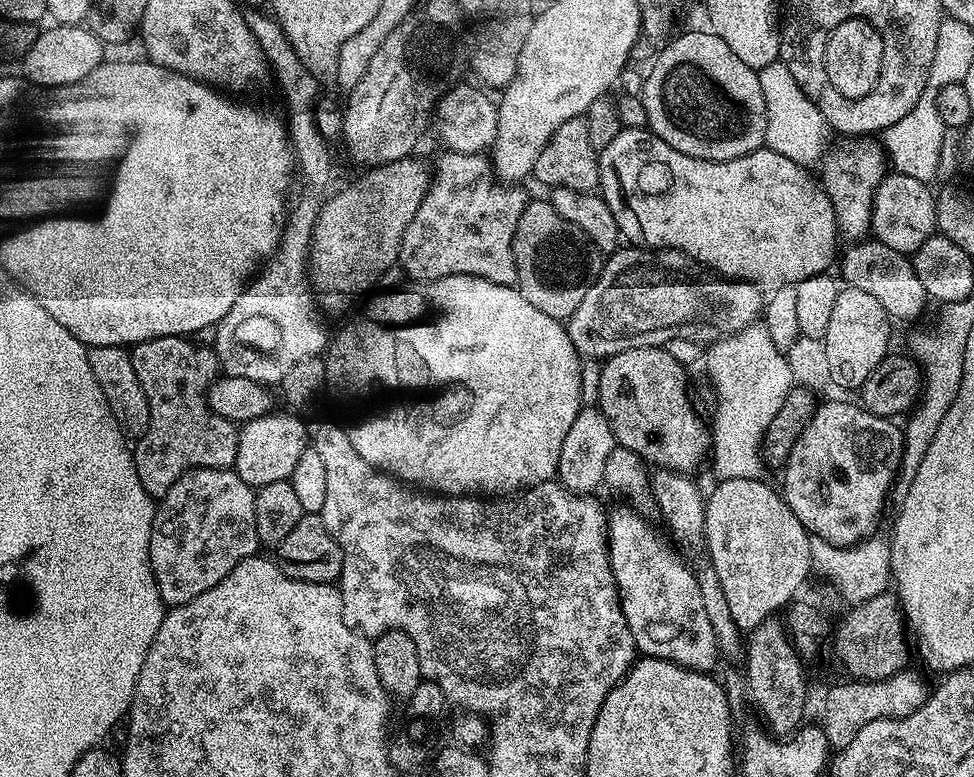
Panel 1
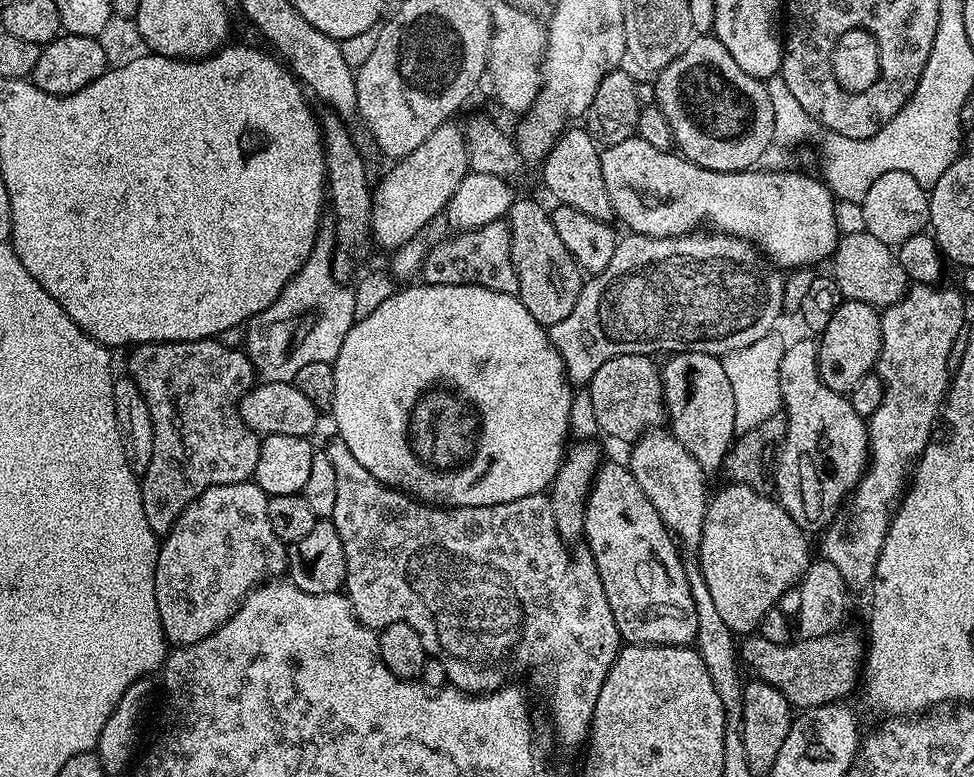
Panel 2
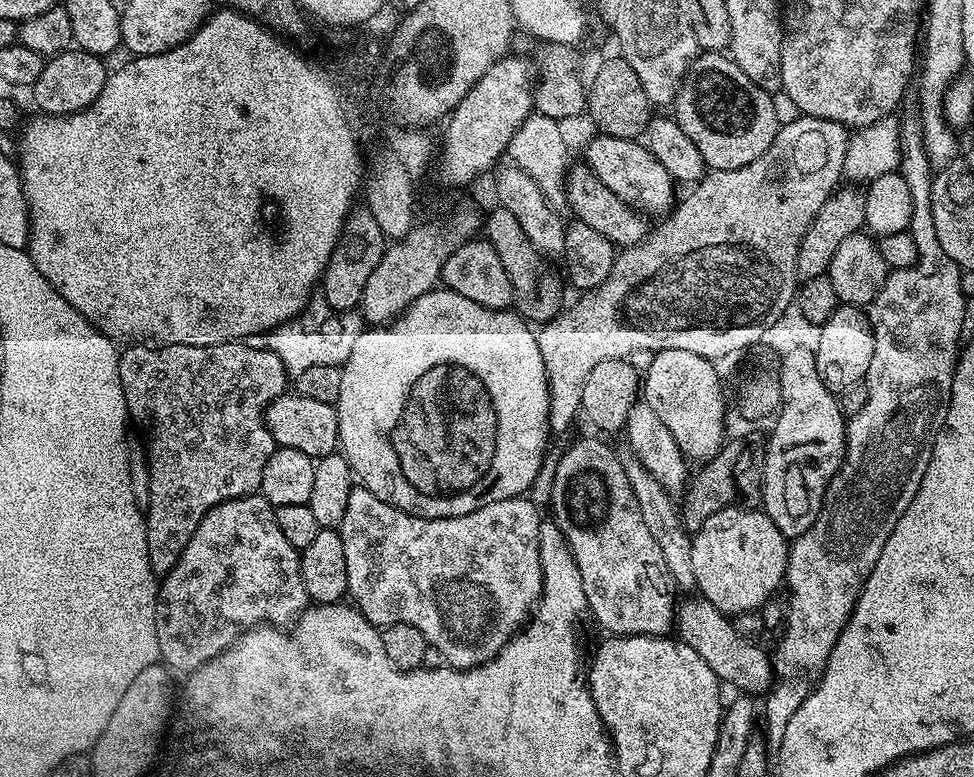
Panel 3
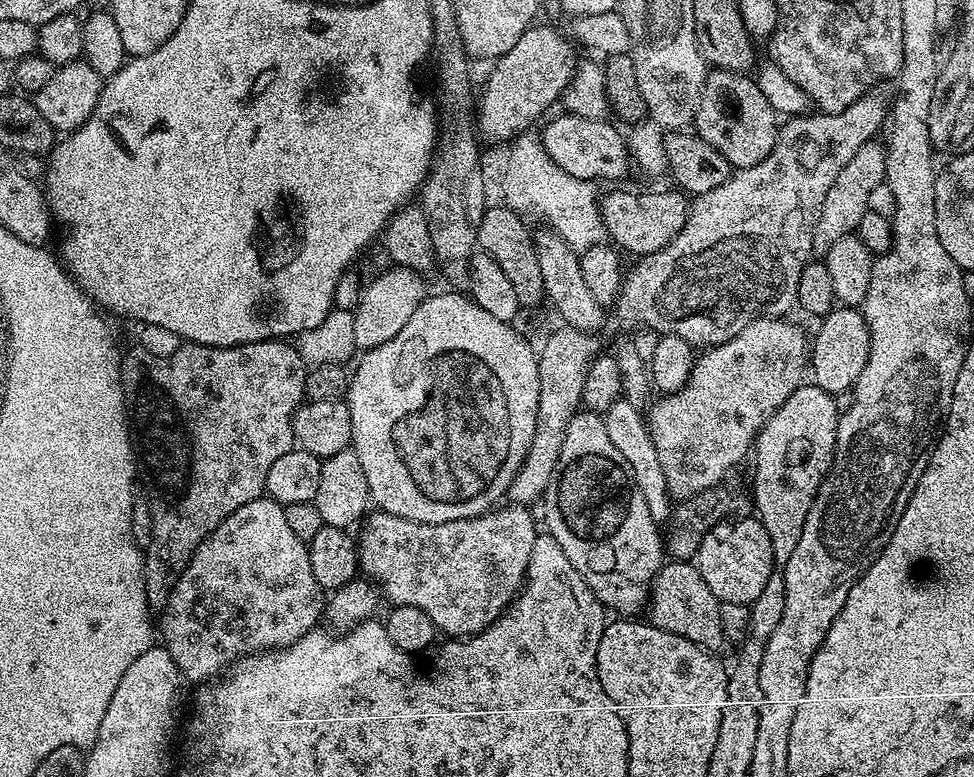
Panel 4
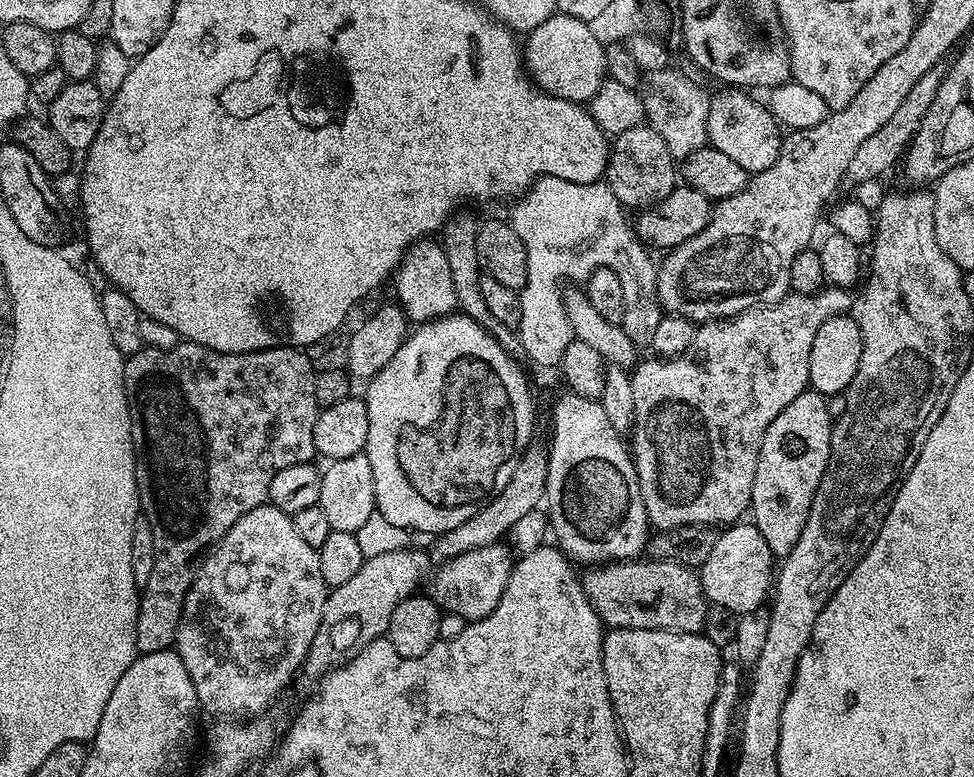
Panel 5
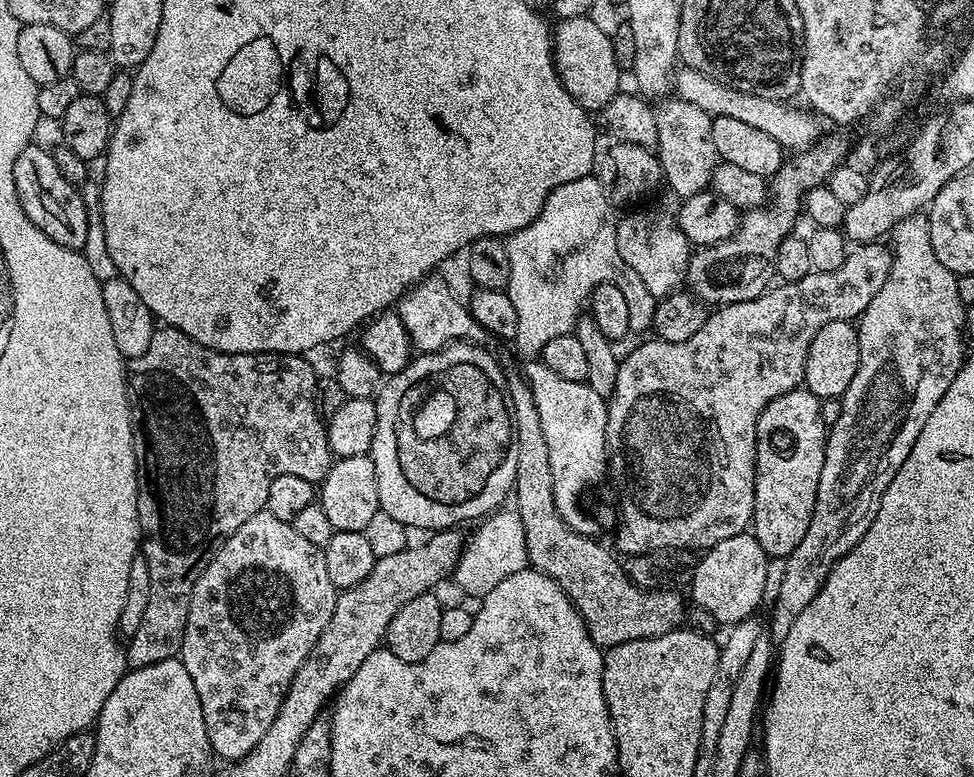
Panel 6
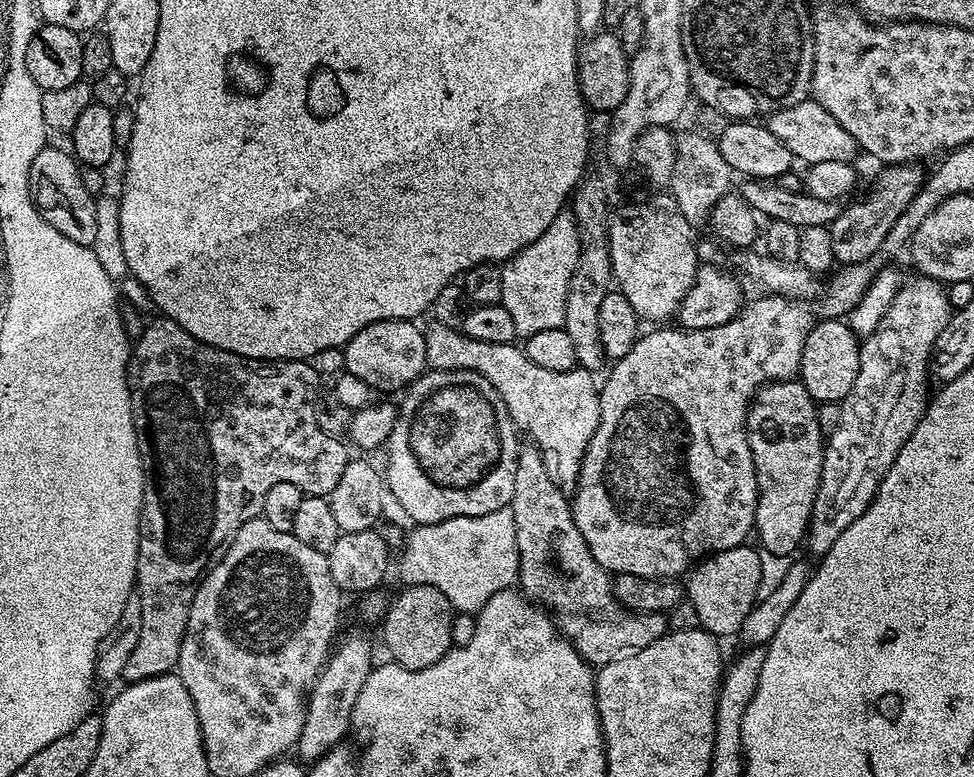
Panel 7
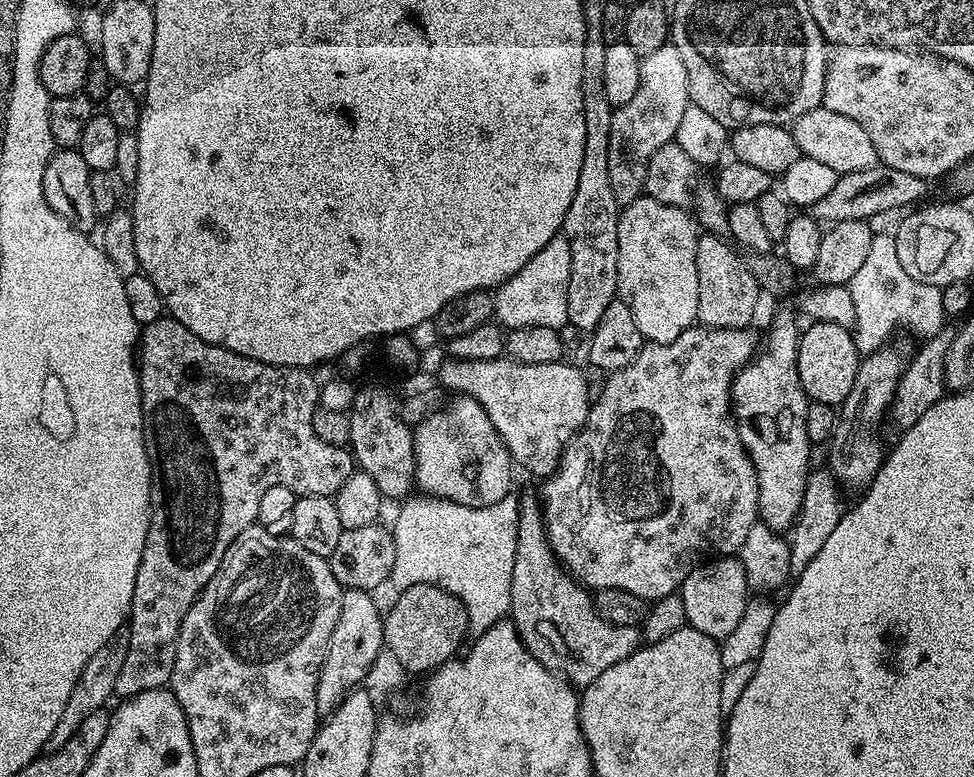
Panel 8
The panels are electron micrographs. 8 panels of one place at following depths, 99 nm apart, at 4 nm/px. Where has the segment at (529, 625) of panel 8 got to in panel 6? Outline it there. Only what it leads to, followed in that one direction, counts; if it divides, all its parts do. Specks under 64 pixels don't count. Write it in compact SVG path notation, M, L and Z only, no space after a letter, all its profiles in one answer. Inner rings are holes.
M509 371L506 376L506 391L512 405L512 423L516 429L516 445L518 446L518 470L514 485L514 500L516 496L516 512L520 515L518 527L525 531L528 563L536 571L546 574L572 599L572 604L584 619L590 638L601 650L611 650L622 642L629 644L637 640L667 636L669 632L677 631L686 620L686 600L668 586L654 589L639 588L629 576L624 573L624 565L618 559L617 553L611 547L603 548L599 539L583 536L574 531L558 514L554 506L554 474L550 474L550 446L546 446L546 434L542 432L542 418L538 418L538 406L534 406L532 386L523 375Z

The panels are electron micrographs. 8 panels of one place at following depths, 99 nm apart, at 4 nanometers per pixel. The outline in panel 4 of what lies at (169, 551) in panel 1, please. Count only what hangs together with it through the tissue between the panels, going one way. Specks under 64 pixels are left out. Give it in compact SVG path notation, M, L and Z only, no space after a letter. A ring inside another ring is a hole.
M265 494L254 502L246 502L246 506L238 506L238 510L234 510L234 514L230 514L230 518L223 520L197 548L192 549L192 557L186 566L186 570L182 570L182 578L178 578L174 590L170 590L170 598L159 613L158 636L159 639L160 636L164 639L161 640L162 647L170 654L170 658L174 658L174 662L184 674L185 681L211 682L244 656L251 656L258 652L267 652L277 648L288 648L294 642L298 642L298 638L302 638L307 632L313 631L319 625L316 623L321 623L325 607L326 592L325 589L318 586L318 578L314 578L314 570L310 570L310 554L308 553L307 543L299 540L290 531L290 525L286 523L284 505Z

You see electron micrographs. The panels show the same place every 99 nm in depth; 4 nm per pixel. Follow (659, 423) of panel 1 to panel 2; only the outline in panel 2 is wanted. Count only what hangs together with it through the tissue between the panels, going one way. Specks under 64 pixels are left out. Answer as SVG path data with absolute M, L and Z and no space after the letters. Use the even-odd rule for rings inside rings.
M622 354L598 366L592 379L588 381L586 390L590 394L590 402L594 402L594 418L598 418L598 426L603 435L635 442L645 434L644 424L659 425L656 423L662 420L666 409L662 372L654 361L652 356Z

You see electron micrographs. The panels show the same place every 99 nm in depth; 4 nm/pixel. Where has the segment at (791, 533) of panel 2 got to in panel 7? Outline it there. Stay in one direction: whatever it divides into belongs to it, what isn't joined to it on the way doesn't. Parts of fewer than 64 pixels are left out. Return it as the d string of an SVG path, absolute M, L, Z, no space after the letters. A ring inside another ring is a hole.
M742 543L737 548L714 552L687 573L686 599L694 606L700 619L700 628L705 633L717 638L735 637L742 622L746 622L746 614L750 614L750 610L758 603L761 595L760 575L764 568L760 565L761 553L755 547L748 547L747 543Z

